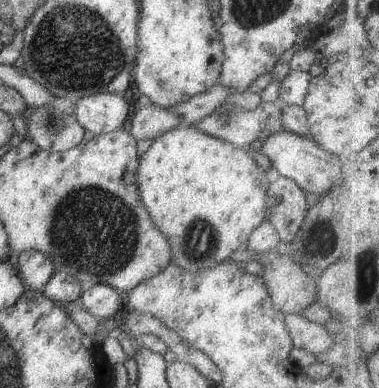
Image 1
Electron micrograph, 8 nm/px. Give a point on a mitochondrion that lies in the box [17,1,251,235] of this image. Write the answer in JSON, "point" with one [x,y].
{"point":[74,48]}

